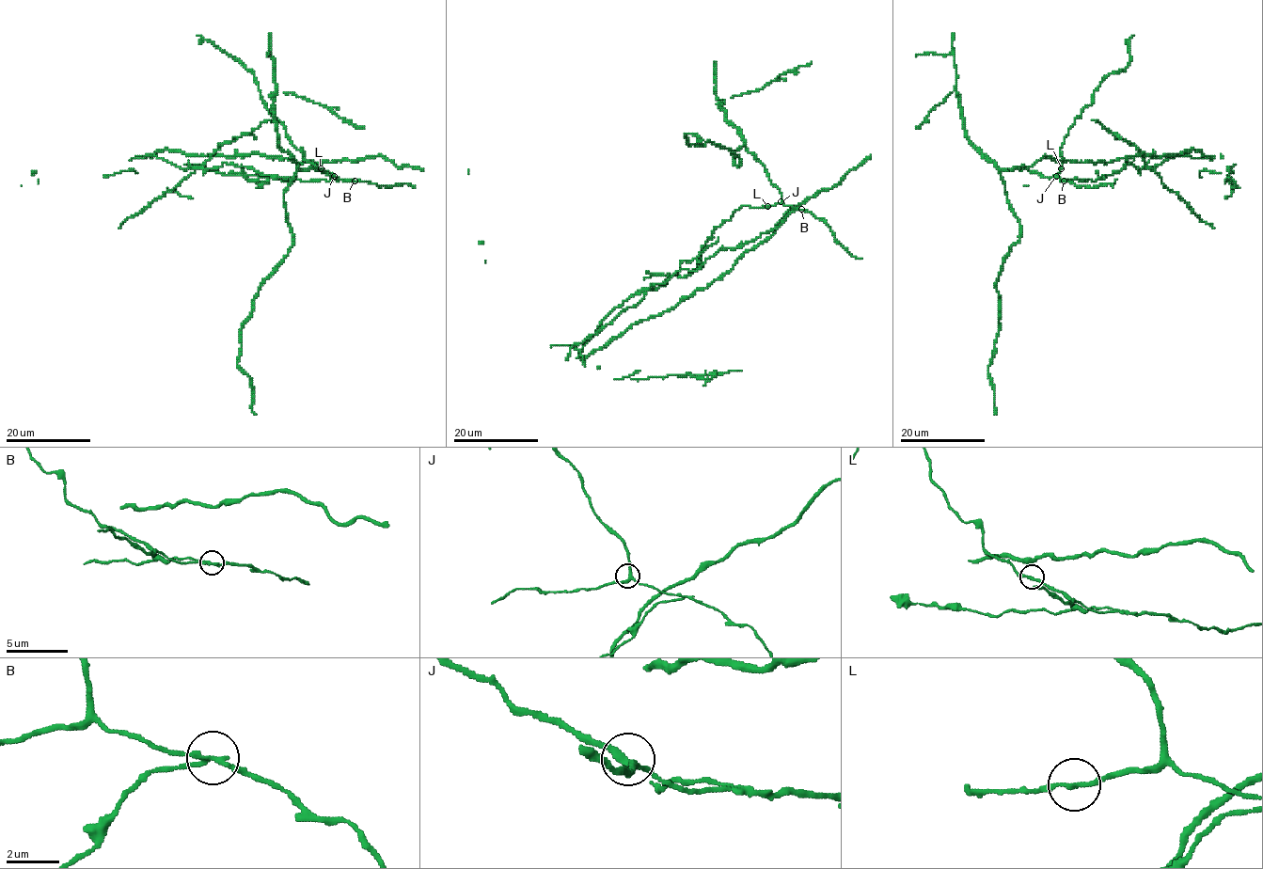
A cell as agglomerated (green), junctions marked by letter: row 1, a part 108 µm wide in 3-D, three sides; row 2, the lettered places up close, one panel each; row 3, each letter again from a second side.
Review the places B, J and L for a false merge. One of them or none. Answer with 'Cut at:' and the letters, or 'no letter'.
Cut at: B

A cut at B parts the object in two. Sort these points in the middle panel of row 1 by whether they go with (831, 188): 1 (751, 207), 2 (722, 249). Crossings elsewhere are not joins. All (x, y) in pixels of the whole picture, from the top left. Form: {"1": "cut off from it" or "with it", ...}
{"1": "cut off from it", "2": "with it"}

